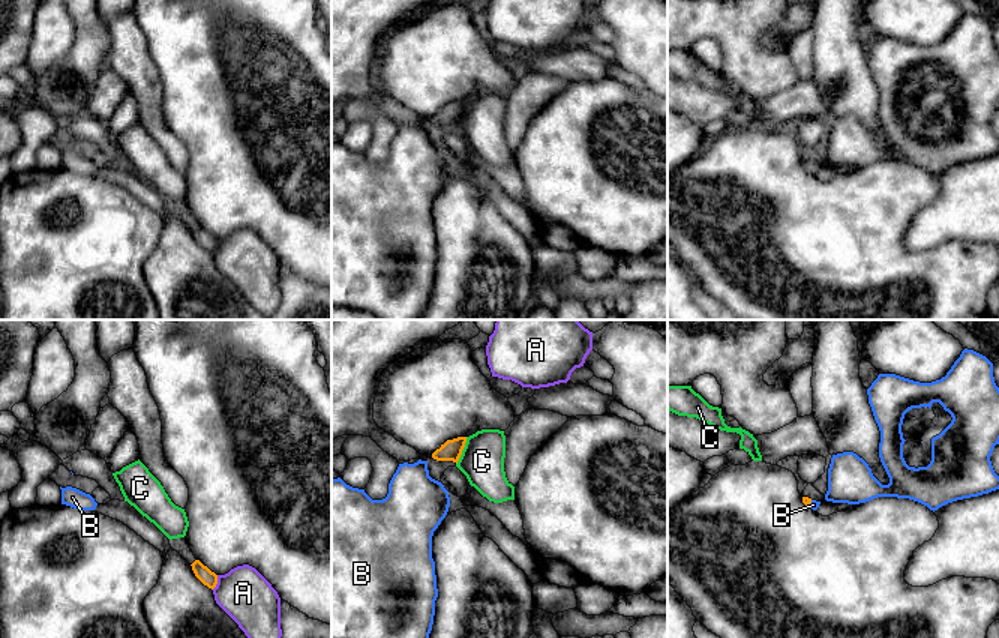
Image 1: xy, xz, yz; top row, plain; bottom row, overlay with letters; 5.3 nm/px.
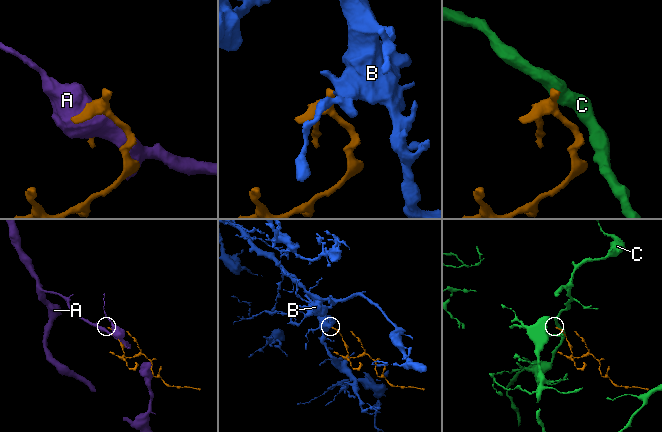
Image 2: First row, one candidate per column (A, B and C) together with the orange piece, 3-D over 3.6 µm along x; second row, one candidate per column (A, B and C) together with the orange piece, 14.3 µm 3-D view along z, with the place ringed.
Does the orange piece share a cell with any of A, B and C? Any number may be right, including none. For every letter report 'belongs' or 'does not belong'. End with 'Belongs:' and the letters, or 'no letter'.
A: does not belong
B: belongs
C: does not belong
Belongs: B

